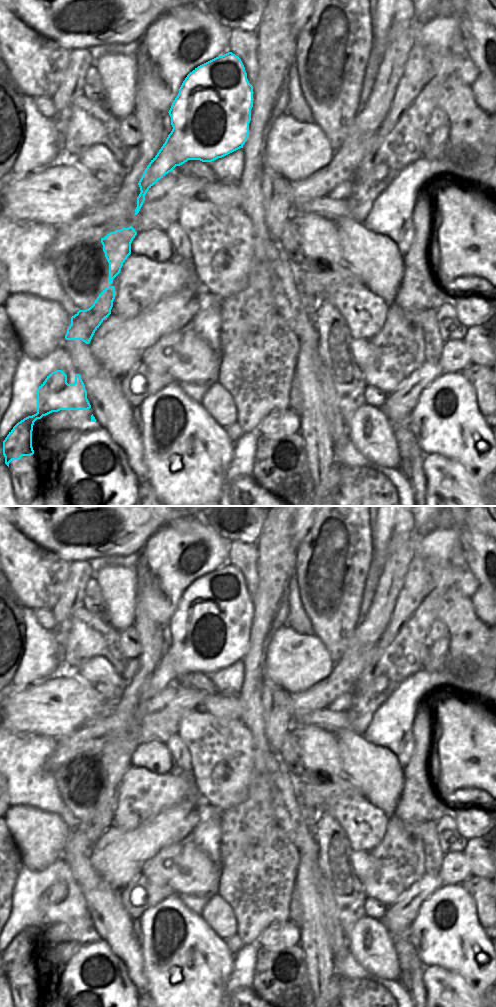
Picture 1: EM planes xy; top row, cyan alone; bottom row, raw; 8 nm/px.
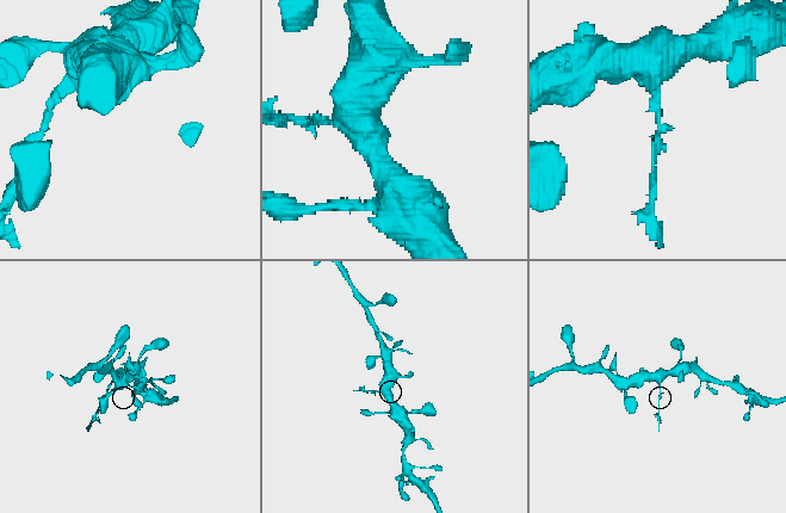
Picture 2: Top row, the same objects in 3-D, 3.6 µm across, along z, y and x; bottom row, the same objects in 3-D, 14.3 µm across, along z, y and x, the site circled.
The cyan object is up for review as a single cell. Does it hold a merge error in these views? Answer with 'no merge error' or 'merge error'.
merge error

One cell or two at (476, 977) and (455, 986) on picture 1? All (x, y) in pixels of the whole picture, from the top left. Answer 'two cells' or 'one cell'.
two cells

